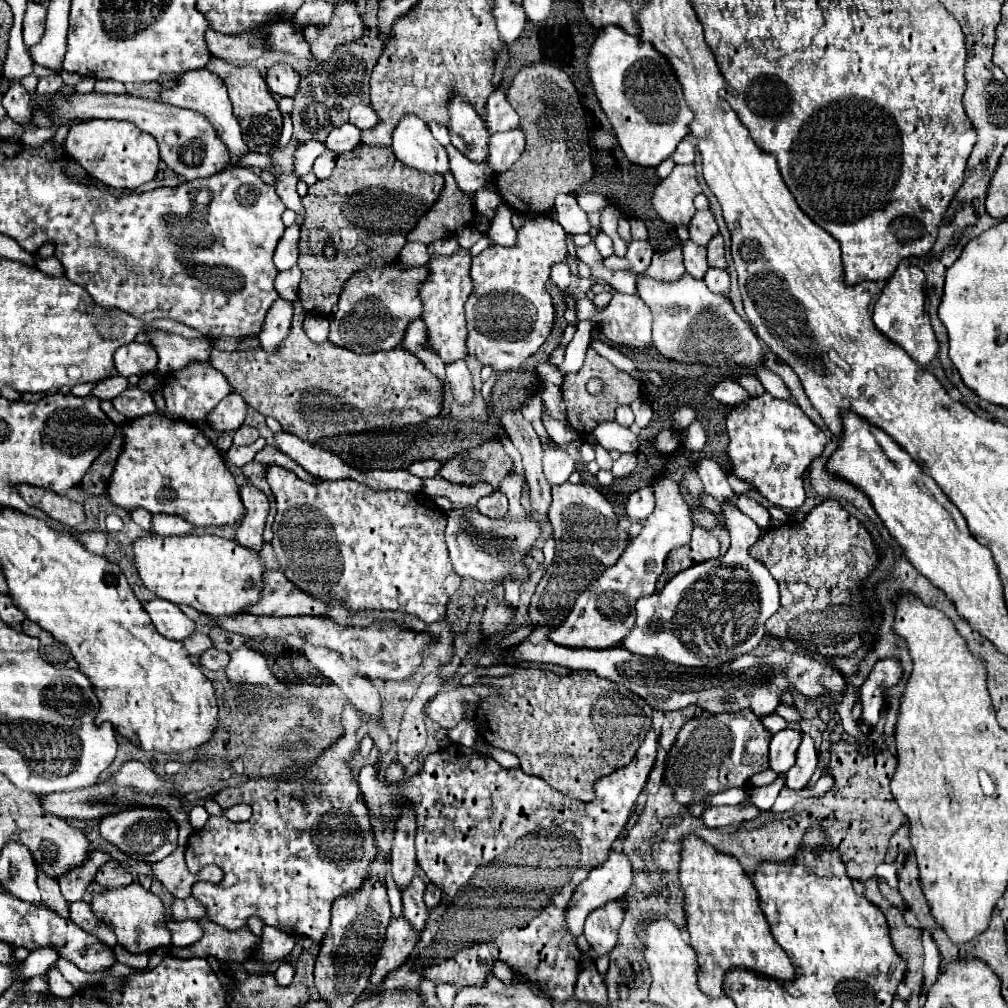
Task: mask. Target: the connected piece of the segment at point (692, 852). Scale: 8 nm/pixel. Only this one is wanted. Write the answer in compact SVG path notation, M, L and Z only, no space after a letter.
M690 834L682 844L680 884L686 894L684 910L690 944L700 960L698 984L706 996L724 996L724 976L738 968L774 980L794 980L794 966L770 934L770 924L760 910L754 884L732 856L710 848L706 842Z

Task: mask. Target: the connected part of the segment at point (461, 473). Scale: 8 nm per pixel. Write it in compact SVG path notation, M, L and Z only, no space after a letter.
M494 436L492 440L462 448L462 452L446 462L442 462L442 470L438 472L444 480L452 484L472 486L478 482L492 484L494 490L500 488L504 476L512 472L512 460L506 456L500 440Z

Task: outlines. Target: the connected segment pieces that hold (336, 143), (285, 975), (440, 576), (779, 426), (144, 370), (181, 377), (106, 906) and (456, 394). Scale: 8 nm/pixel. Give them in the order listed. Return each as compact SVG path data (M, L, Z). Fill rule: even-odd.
M344 124L344 126L334 128L326 138L326 148L334 150L336 154L344 154L358 144L360 144L360 132L352 124Z
M280 964L278 970L276 970L276 982L278 982L280 986L288 986L288 984L292 982L292 978L294 978L294 966L290 966L290 964Z
M268 466L266 480L276 500L272 548L280 570L302 592L340 602L350 614L358 610L384 610L412 614L426 624L442 620L450 596L462 578L454 576L444 544L446 514L424 492L408 494L400 490L372 490L354 480L310 484L282 466Z
M770 394L754 396L744 400L742 404L734 406L732 412L726 418L726 432L728 432L728 448L726 454L732 462L732 474L740 480L750 482L762 498L766 498L770 504L780 508L794 508L798 510L804 502L804 472L812 464L814 458L818 458L826 446L824 432L798 408L798 404L790 400L778 400Z
M131 342L118 348L114 354L115 369L124 378L132 374L148 374L156 369L158 354L149 343Z
M194 362L186 368L176 370L165 379L164 400L166 400L166 413L174 418L184 418L188 422L204 420L206 412L214 408L222 398L230 394L230 384L224 380L224 376L209 363L200 364Z
M138 882L126 888L104 890L96 894L90 904L96 916L114 930L114 934L118 936L118 942L128 952L146 952L146 950L154 950L170 944L170 930L166 926L166 908L162 900L152 892L146 892Z
M458 360L446 368L446 380L452 392L452 398L458 404L470 404L474 400L474 386L472 386L472 376L466 368L466 362Z

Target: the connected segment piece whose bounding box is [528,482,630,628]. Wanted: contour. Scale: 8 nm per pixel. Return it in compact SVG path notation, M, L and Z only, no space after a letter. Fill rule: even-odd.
M560 484L552 486L552 504L548 508L548 518L556 536L556 556L542 576L532 602L528 606L528 616L532 626L560 626L574 600L580 592L590 588L594 580L612 566L630 542L628 530L620 528L620 518L614 514L612 504L590 484Z

